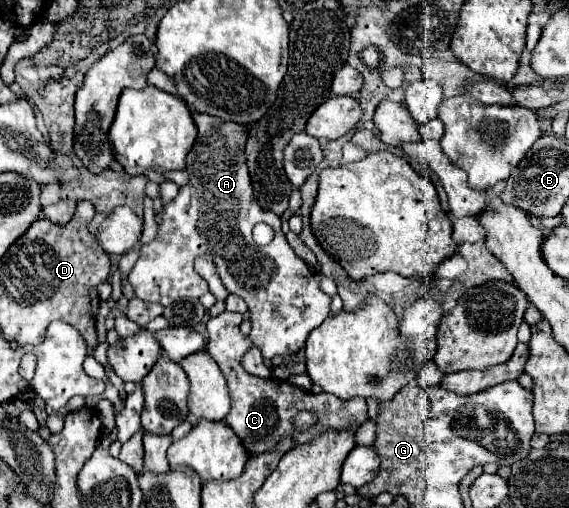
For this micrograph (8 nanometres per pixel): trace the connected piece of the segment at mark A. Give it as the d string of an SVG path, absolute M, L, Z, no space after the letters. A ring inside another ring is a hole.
M191 111L193 121L199 129L195 145L187 153L187 175L189 183L179 187L179 195L163 207L163 223L159 225L157 237L141 247L141 257L129 273L129 283L135 289L135 295L143 301L159 303L163 307L171 305L177 299L199 299L208 292L206 281L193 269L193 261L200 254L213 253L219 277L225 283L227 291L245 299L251 313L251 341L261 349L265 359L273 359L277 355L293 355L297 353L313 327L319 327L323 319L331 311L331 297L321 291L321 273L313 273L307 263L289 247L285 233L281 231L281 219L263 209L255 195L245 159L245 143L247 143L247 127L239 123L229 123L219 117L211 117L207 113ZM257 223L267 223L275 229L275 239L267 247L257 247L253 243L251 231Z

